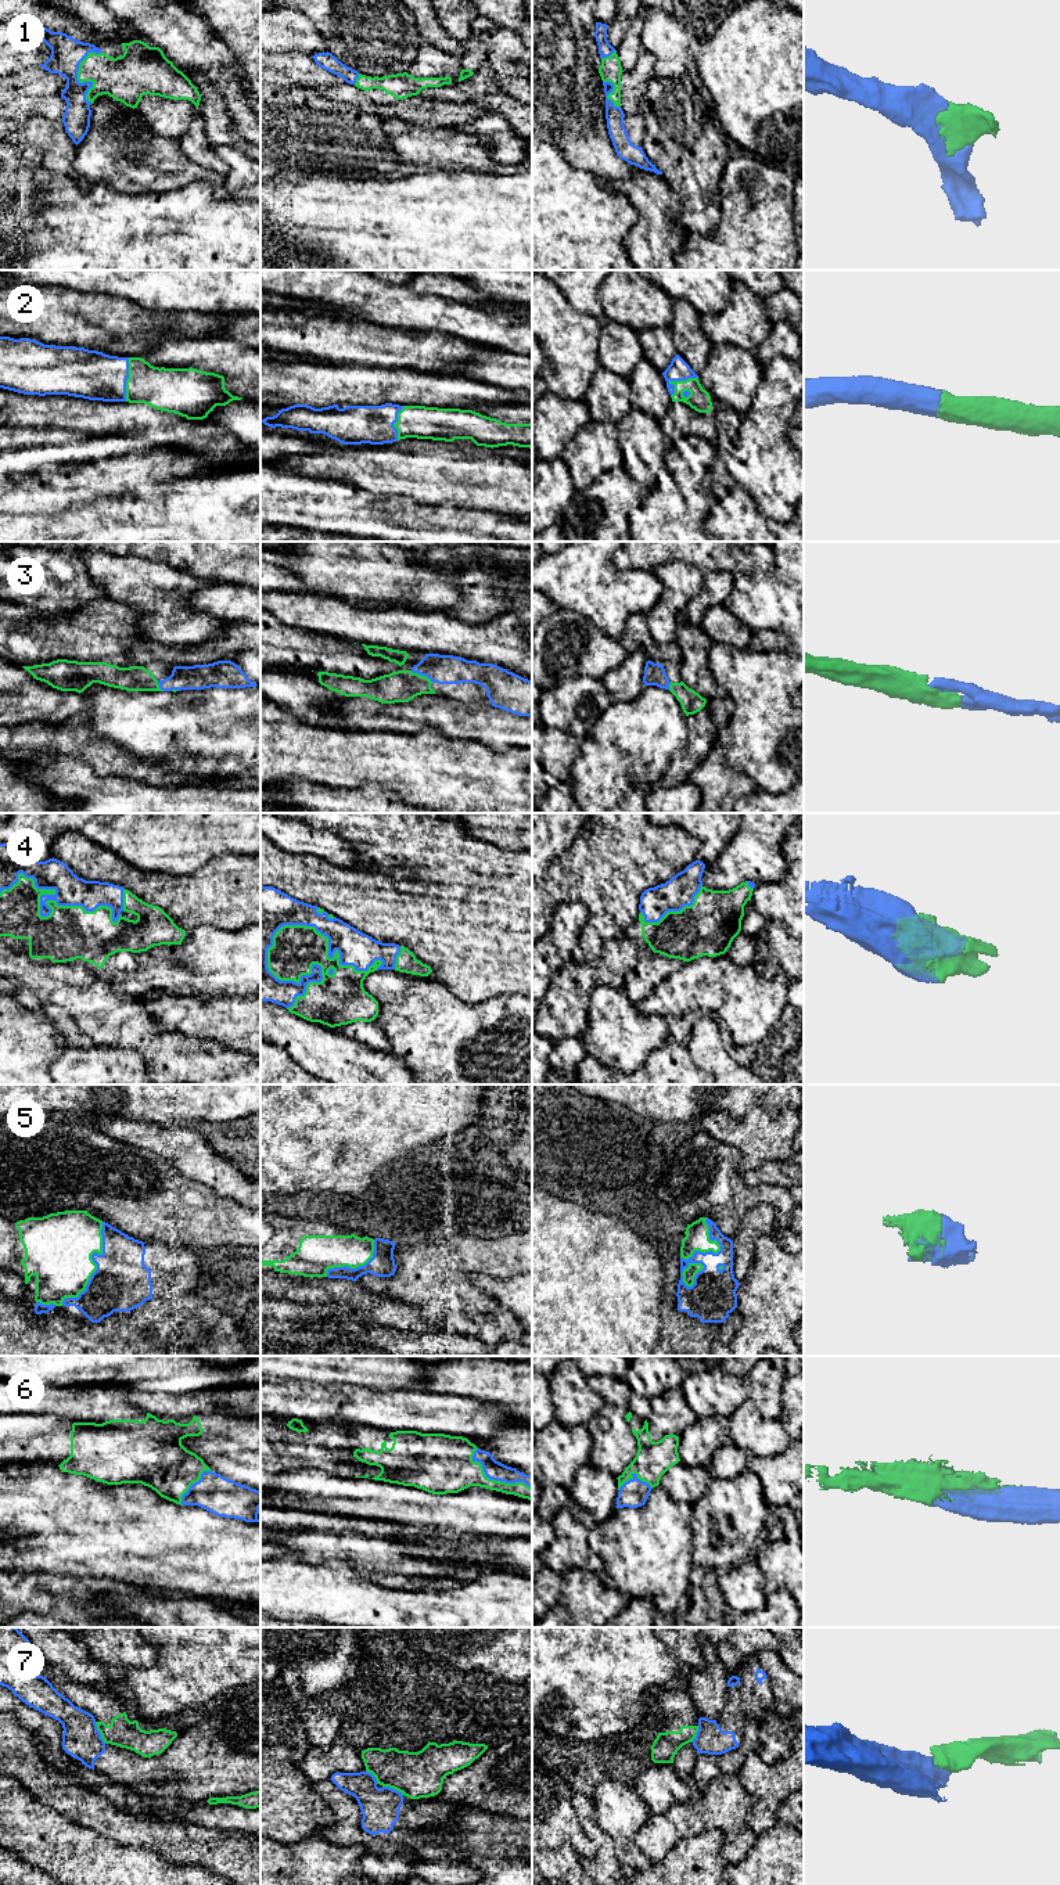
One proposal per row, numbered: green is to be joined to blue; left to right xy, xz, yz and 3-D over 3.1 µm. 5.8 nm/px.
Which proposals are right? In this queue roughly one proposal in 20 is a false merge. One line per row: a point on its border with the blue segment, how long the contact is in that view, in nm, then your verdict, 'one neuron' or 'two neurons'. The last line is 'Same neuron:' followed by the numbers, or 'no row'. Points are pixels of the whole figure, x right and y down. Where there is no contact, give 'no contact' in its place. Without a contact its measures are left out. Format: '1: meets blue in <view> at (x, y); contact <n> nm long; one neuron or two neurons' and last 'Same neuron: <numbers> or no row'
1: meets blue in xy at (81, 83); contact 320 nm long; one neuron
2: meets blue in yz at (678, 380); contact 200 nm long; one neuron
3: meets blue in xz at (421, 675); contact 150 nm long; one neuron
4: meets blue in xz at (329, 945); contact 700 nm long; one neuron
5: meets blue in xy at (96, 1263); contact 550 nm long; one neuron
6: meets blue in xz at (496, 1479); contact 400 nm long; one neuron
7: meets blue in xy at (99, 1733); contact 140 nm long; two neurons
Same neuron: 1, 2, 3, 4, 5, 6

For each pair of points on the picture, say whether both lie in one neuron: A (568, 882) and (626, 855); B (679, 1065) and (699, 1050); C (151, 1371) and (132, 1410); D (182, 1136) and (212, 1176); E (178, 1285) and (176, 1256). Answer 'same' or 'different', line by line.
A: same
B: different
C: different
D: same
E: same

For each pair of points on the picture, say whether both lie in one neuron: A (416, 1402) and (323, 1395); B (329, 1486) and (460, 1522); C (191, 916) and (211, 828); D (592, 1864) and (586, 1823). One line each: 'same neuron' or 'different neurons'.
A: same neuron
B: same neuron
C: different neurons
D: same neuron

